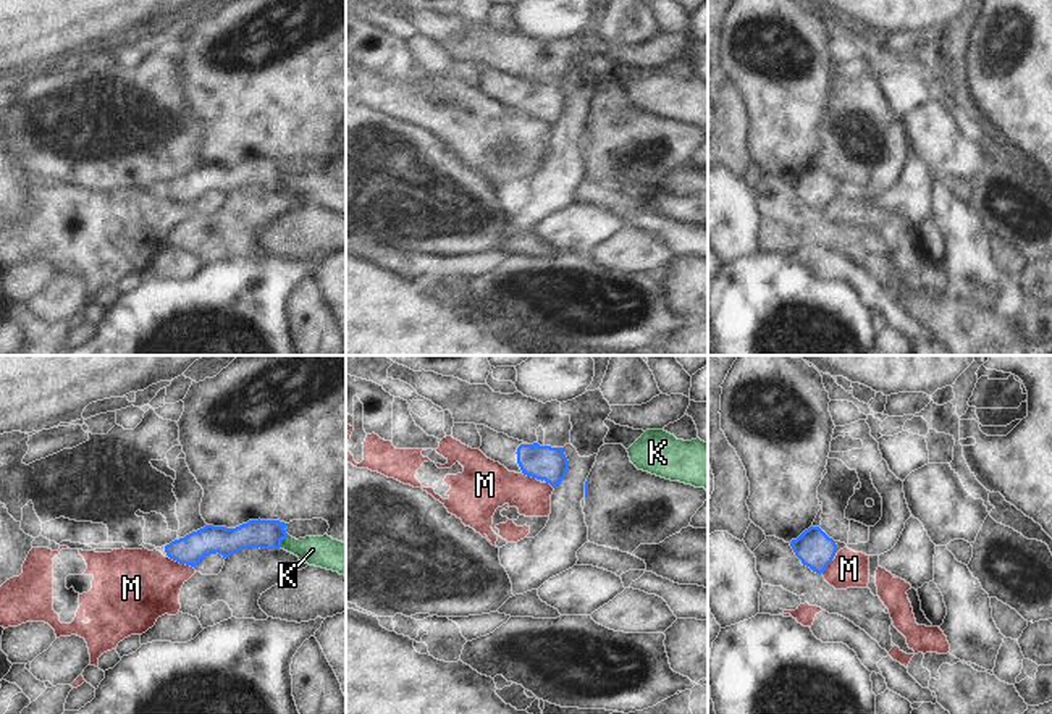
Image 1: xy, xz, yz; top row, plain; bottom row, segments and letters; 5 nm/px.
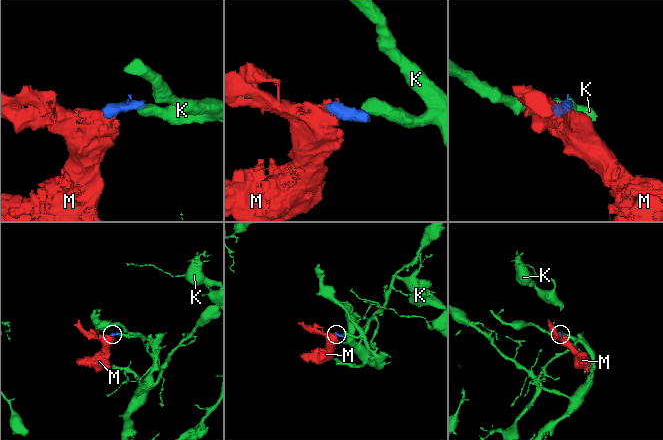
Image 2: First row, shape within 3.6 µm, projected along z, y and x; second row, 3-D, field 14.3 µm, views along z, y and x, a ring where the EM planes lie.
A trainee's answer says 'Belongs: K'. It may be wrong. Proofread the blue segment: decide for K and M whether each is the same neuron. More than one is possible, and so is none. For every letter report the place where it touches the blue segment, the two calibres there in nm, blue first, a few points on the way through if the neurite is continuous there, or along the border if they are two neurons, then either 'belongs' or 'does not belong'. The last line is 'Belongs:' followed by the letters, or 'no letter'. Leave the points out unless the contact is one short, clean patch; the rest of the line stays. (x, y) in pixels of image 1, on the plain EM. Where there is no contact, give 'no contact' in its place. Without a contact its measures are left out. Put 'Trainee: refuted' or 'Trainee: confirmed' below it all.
K: xy (281, 178) | 140/160 nm | along xy (288, 173), (278, 186) | does not belong
M: xy (181, 201) | 150/360 nm | along xy (168, 194), (194, 207) | does not belong
Belongs: no letter
Trainee: refuted

